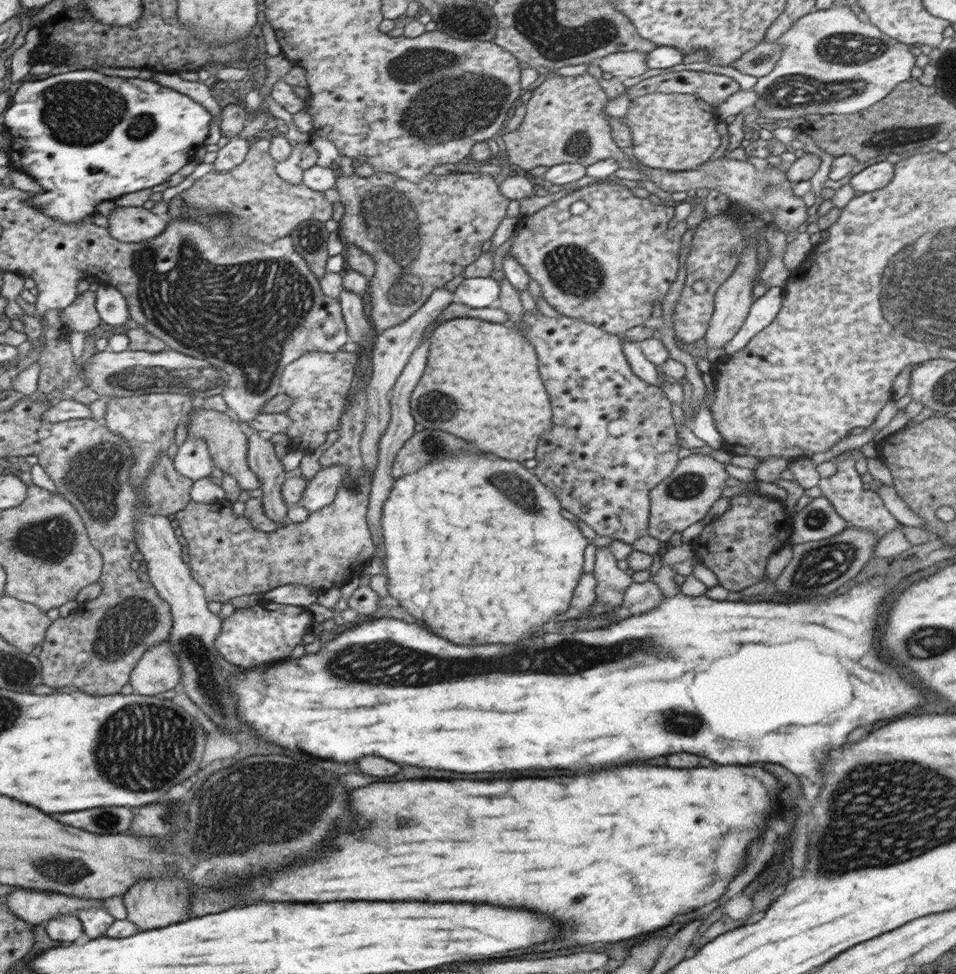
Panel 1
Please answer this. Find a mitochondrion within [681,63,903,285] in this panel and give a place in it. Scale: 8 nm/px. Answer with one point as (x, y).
(796, 89)

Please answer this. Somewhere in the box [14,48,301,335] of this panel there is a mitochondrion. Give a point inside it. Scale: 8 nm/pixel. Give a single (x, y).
(78, 113)

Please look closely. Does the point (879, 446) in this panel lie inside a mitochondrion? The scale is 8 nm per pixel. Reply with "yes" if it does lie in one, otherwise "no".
no

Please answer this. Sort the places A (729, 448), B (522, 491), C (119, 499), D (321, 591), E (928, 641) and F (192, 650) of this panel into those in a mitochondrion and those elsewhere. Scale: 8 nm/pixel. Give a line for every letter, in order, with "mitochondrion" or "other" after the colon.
A: other
B: mitochondrion
C: mitochondrion
D: other
E: mitochondrion
F: mitochondrion

